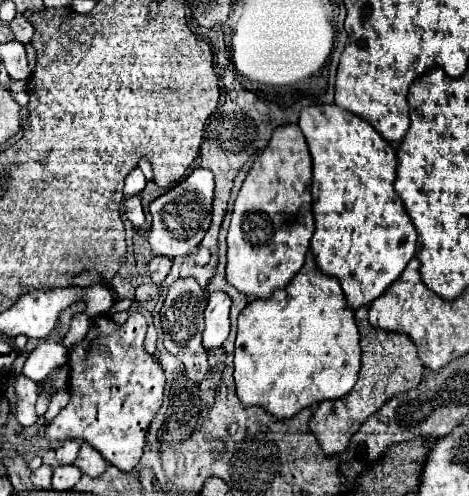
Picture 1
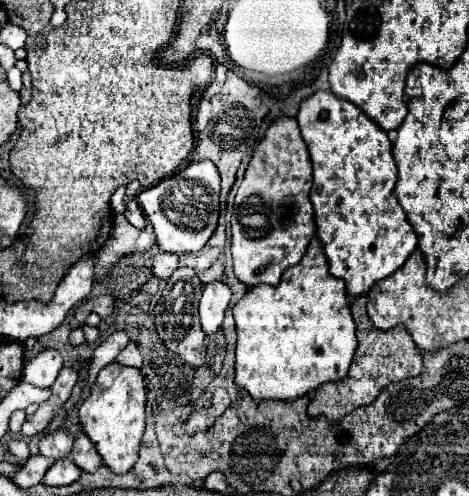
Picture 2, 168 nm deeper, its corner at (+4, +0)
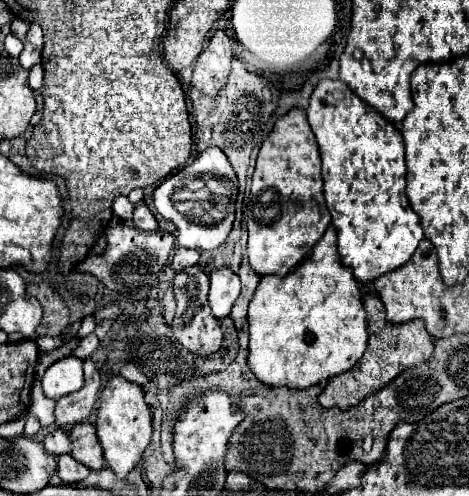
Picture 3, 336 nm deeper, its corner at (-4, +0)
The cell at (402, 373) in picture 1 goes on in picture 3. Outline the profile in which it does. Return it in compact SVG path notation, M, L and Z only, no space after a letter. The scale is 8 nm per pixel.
M370 294L364 298L364 308L368 314L368 330L370 330L370 340L368 340L368 350L364 352L362 360L348 372L332 376L318 396L320 406L324 408L340 408L348 410L356 406L360 400L364 400L368 394L382 390L390 380L394 380L400 372L422 364L428 360L434 352L432 338L428 336L424 322L422 320L410 320L404 324L390 324L384 318L384 306L382 300L376 294Z

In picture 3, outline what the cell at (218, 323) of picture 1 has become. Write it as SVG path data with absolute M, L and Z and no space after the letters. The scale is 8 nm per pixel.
M218 268L210 274L210 308L212 314L222 320L230 314L236 298L240 296L240 278L230 268Z

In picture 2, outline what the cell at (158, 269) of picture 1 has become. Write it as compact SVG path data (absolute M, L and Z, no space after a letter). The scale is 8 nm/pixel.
M160 252L154 258L154 266L152 272L154 276L168 280L168 276L172 276L172 272L178 268L178 254L170 254L170 252Z

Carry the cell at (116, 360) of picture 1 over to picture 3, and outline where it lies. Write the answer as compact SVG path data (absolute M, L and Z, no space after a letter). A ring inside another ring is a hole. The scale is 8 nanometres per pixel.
M112 376L102 388L98 400L100 400L100 406L98 406L98 418L96 418L96 432L104 448L104 458L118 478L126 478L126 474L136 466L136 462L142 458L150 442L150 434L152 434L150 408L144 402L142 388L134 382L128 382L122 376ZM116 418L120 418L122 424L114 424Z

